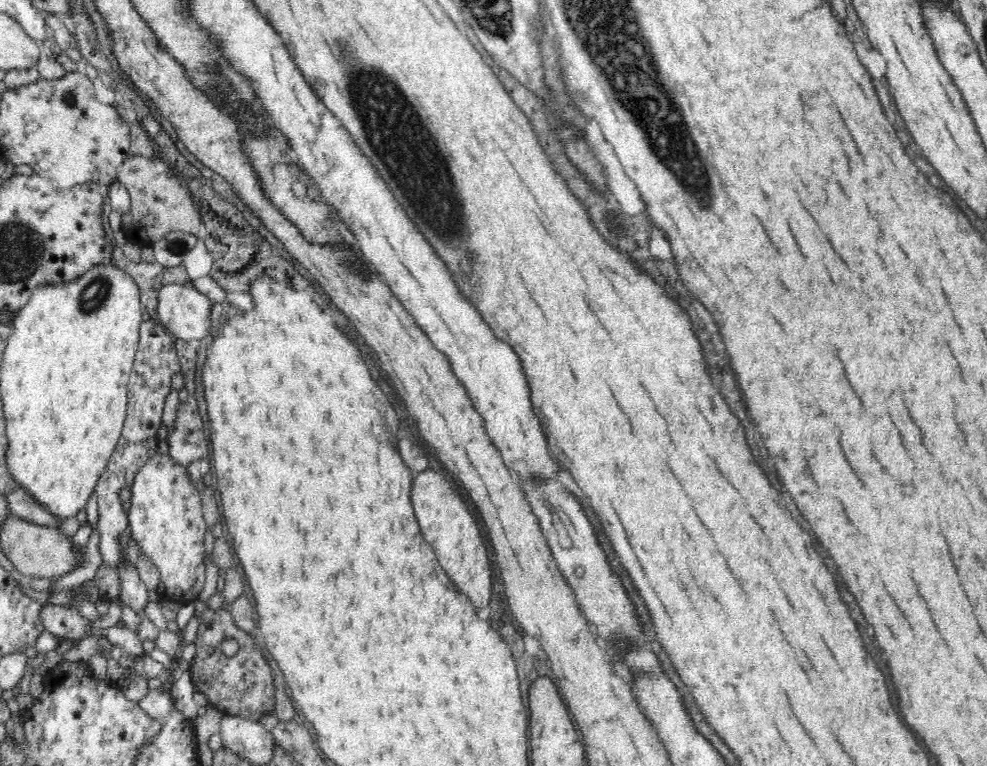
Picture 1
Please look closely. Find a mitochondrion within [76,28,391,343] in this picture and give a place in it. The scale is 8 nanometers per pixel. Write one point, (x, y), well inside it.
(177, 245)

